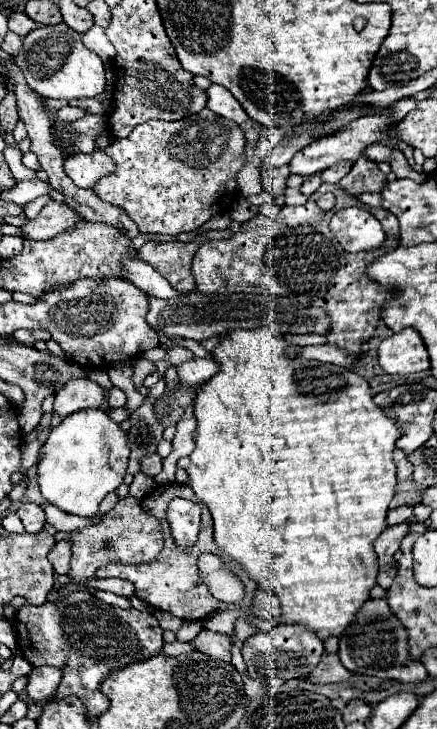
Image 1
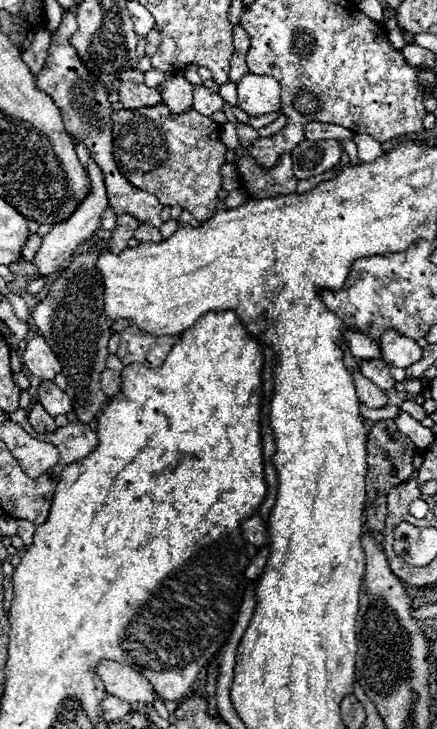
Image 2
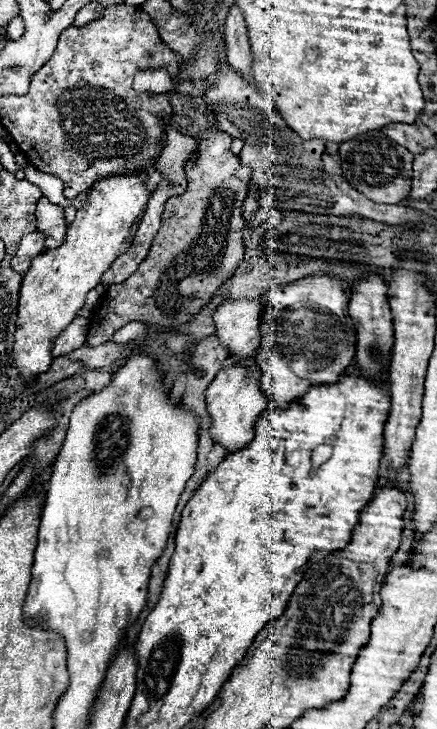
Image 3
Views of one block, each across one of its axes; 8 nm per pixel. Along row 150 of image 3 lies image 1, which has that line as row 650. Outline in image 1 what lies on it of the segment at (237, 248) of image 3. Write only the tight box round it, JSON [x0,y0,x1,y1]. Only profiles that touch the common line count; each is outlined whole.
[190,628,232,662]

